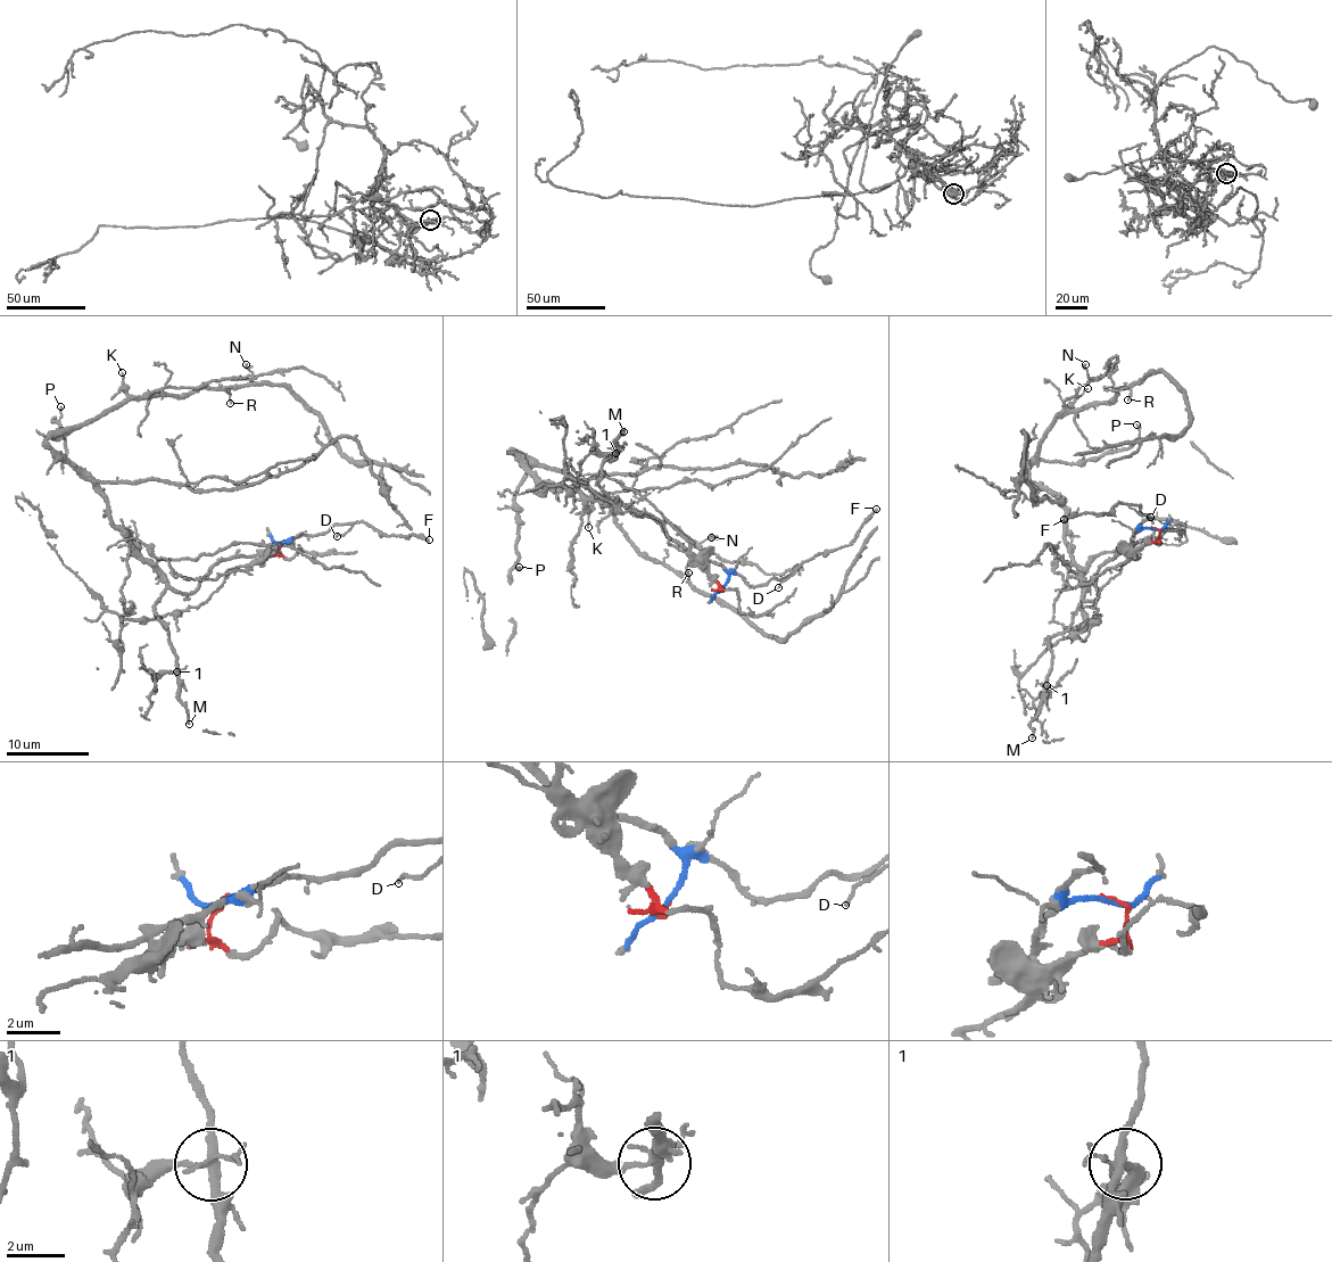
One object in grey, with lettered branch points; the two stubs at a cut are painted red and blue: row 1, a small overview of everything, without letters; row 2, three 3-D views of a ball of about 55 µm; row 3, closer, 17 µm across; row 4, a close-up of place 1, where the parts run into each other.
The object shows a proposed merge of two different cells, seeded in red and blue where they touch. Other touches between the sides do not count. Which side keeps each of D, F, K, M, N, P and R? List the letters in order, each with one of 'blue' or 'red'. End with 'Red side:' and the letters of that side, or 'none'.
D: blue
F: blue
K: blue
M: blue
N: blue
P: blue
R: blue
Red side: none

